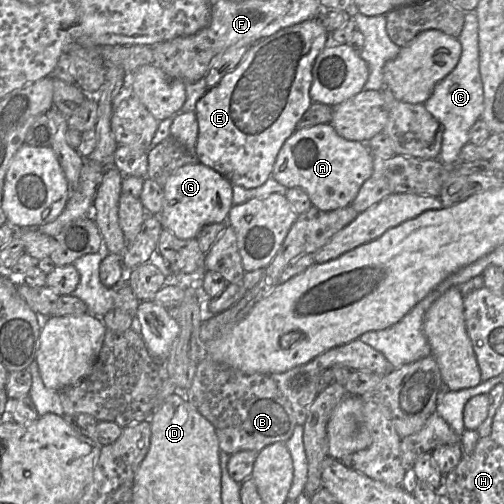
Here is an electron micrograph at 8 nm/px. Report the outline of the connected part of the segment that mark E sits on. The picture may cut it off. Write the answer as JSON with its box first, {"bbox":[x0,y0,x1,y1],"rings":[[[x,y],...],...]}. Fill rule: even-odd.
{"bbox":[196,17,329,189],"rings":[[[319,17],[284,28],[253,43],[241,62],[197,101],[198,121],[196,155],[199,162],[226,177],[232,184],[246,189],[263,185],[272,176],[277,155],[285,141],[309,109],[312,68],[317,56],[326,47],[329,32]]]}

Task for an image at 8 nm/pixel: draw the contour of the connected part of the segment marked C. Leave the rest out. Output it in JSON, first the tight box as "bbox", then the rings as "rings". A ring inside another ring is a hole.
{"bbox":[423,10,484,166],"rings":[[[476,10],[465,13],[462,32],[457,38],[461,44],[461,56],[456,67],[434,88],[423,104],[443,126],[442,145],[438,159],[446,166],[459,161],[461,148],[469,143],[469,130],[481,118],[484,111],[484,90],[479,68],[479,29]]]}

